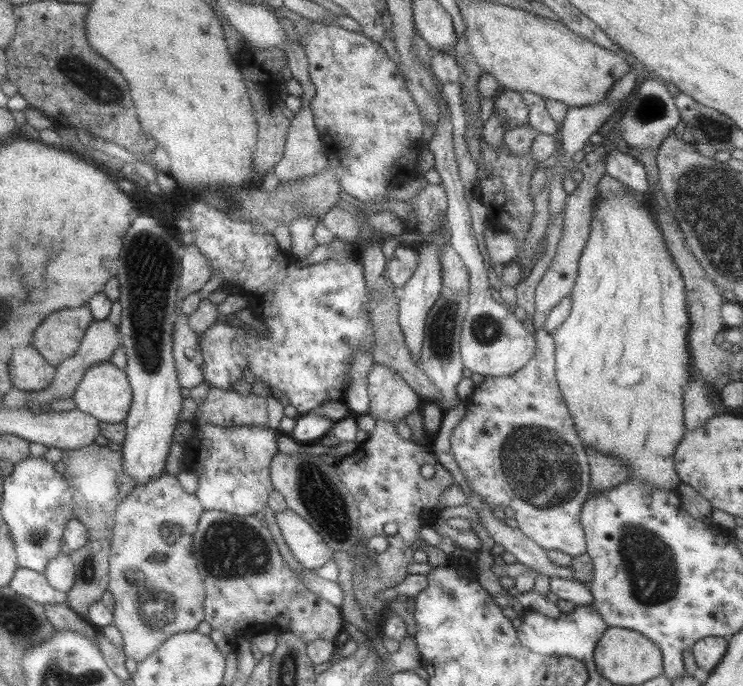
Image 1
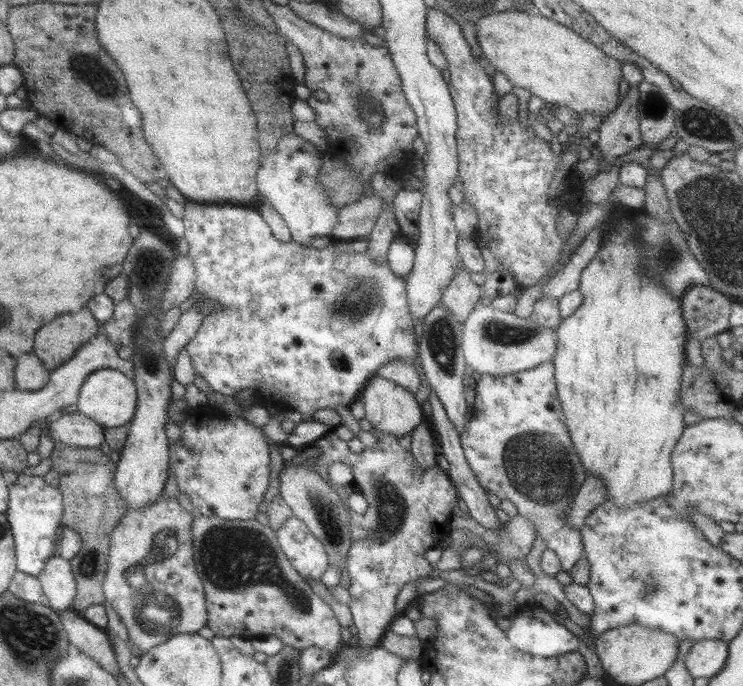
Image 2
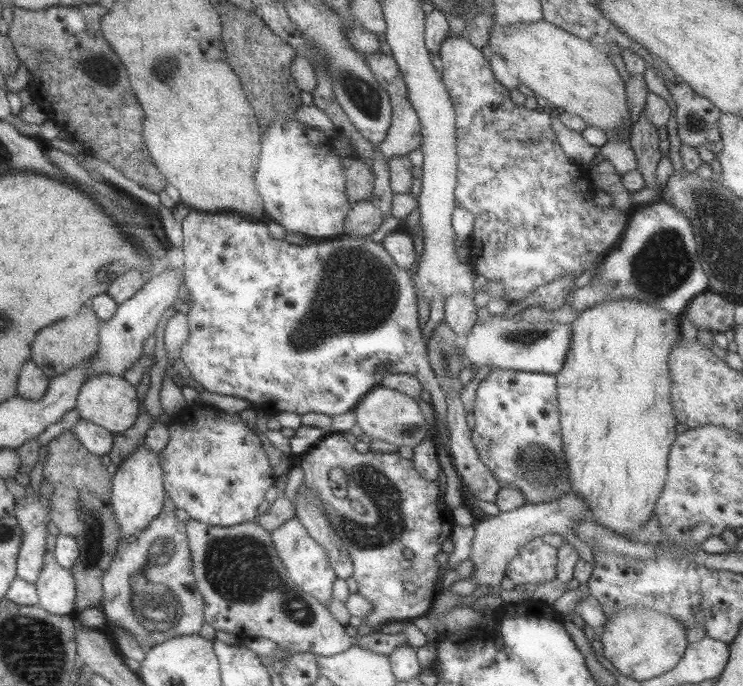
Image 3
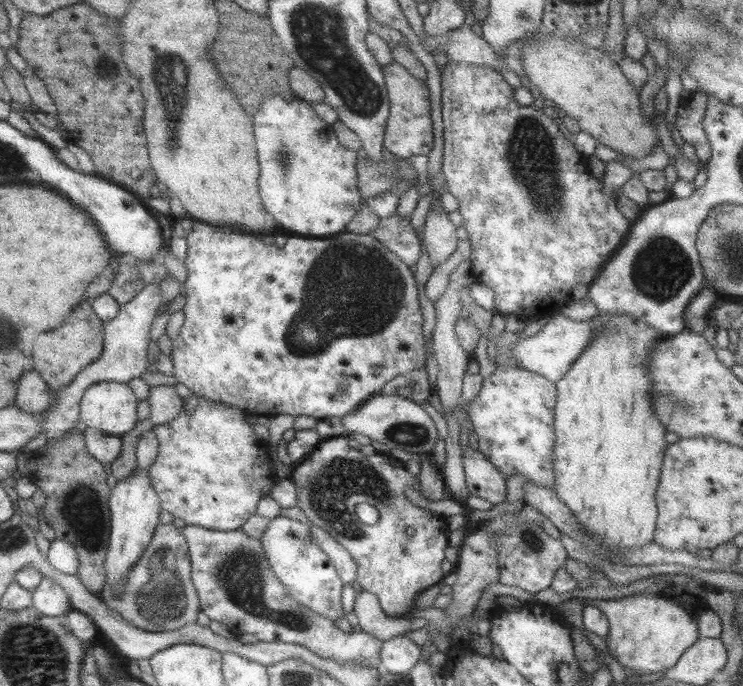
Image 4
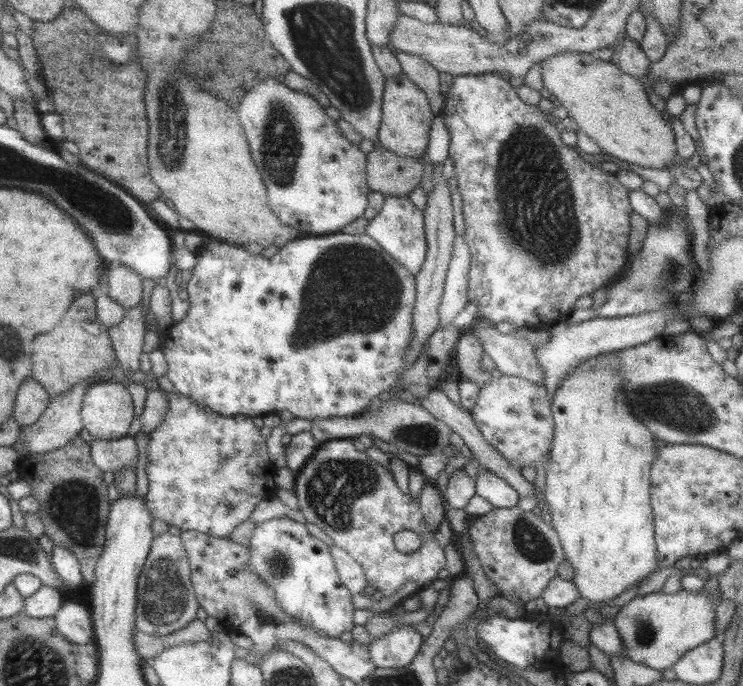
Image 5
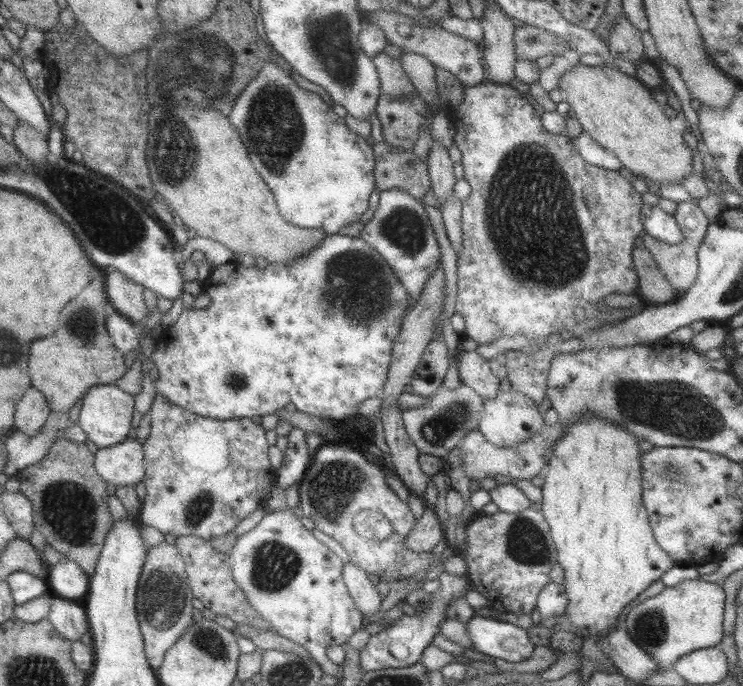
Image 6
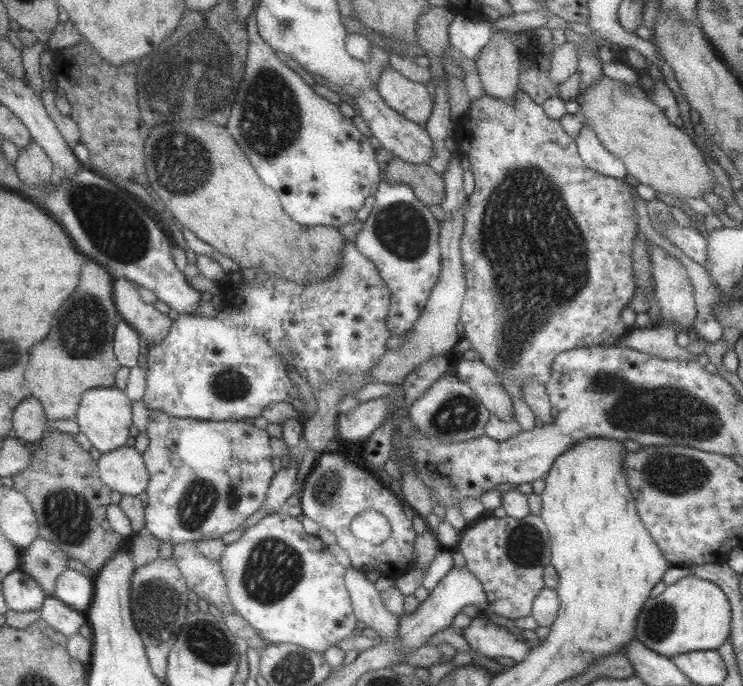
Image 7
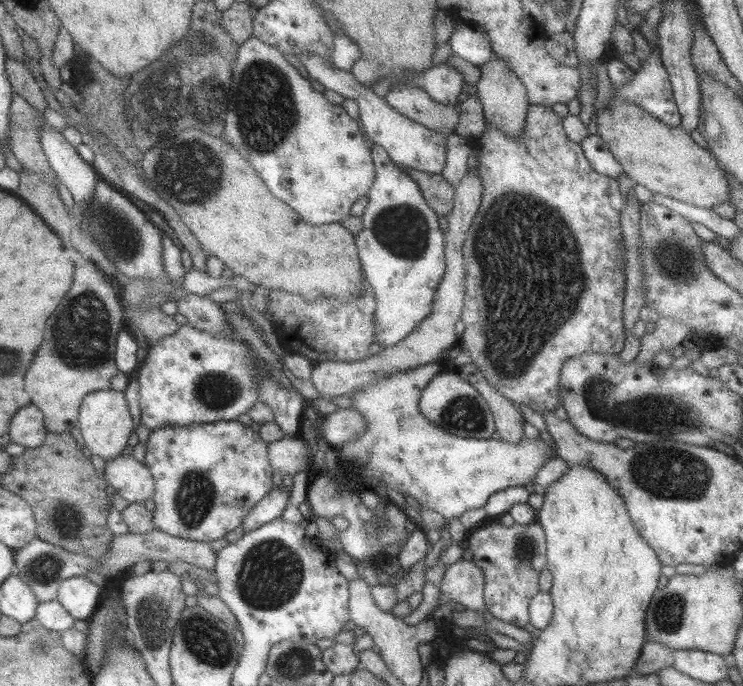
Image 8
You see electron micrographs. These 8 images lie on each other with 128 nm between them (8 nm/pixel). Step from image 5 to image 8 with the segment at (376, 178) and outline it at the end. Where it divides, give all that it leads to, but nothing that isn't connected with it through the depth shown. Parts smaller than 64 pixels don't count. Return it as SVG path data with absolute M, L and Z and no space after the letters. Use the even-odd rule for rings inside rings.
M404 168L404 172L417 183L426 204L437 214L447 218L454 204L454 188L446 182L440 174L427 174L411 168Z

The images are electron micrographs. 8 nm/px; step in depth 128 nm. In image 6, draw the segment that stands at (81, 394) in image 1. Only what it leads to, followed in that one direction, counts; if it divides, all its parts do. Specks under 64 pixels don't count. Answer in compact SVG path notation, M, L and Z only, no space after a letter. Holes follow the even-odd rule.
M97 385L87 389L82 396L81 406L77 417L77 425L86 435L87 440L99 448L107 448L127 439L127 433L133 418L133 396L119 389L117 385Z

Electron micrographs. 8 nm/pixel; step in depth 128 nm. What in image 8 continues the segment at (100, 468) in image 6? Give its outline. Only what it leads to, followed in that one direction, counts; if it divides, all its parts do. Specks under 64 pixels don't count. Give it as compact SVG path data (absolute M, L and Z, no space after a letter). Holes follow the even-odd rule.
M115 456L105 461L103 478L128 503L143 503L151 498L154 482L149 469L133 456Z

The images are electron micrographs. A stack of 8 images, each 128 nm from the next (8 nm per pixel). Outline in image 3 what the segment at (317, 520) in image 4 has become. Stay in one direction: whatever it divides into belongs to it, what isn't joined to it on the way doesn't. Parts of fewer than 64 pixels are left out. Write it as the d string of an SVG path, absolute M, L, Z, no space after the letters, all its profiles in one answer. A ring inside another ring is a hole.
M327 432L309 452L300 456L295 463L303 470L303 486L313 488L317 494L317 501L313 504L321 506L321 512L325 514L327 522L335 530L335 534L341 538L341 542L347 546L347 550L352 560L353 572L351 576L357 583L357 593L367 599L373 610L367 614L362 621L374 627L377 631L381 625L393 623L395 621L405 622L417 619L417 617L426 616L431 610L432 600L435 596L435 590L439 578L437 570L439 564L435 561L435 554L441 552L441 544L451 536L451 527L453 525L450 509L446 508L443 500L438 478L435 480L425 480L415 470L412 459L405 459L398 452L385 453L367 453L349 452L345 454L345 460L351 464L341 466L341 456L337 458L337 450L341 448L341 433ZM331 468L341 468L345 474L345 488L347 495L345 498L336 498L331 489L327 474ZM349 500L358 500L362 503L364 513L356 513L349 507ZM406 583L415 584L413 591L407 591L404 587Z

